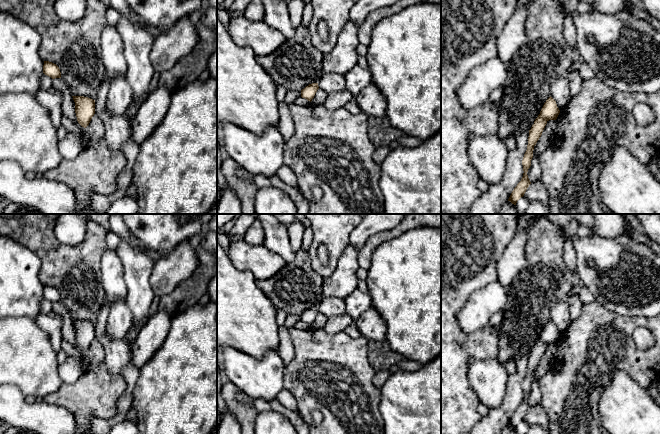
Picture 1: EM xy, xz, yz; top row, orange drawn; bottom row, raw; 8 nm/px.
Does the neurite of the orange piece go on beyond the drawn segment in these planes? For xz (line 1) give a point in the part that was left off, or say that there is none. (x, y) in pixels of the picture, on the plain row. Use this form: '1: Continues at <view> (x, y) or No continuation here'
1: No continuation here

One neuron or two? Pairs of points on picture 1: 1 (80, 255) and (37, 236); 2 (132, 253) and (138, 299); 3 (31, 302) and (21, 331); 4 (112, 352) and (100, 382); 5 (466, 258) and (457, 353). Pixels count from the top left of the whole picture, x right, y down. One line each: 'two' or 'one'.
1: one
2: one
3: two
4: two
5: one

